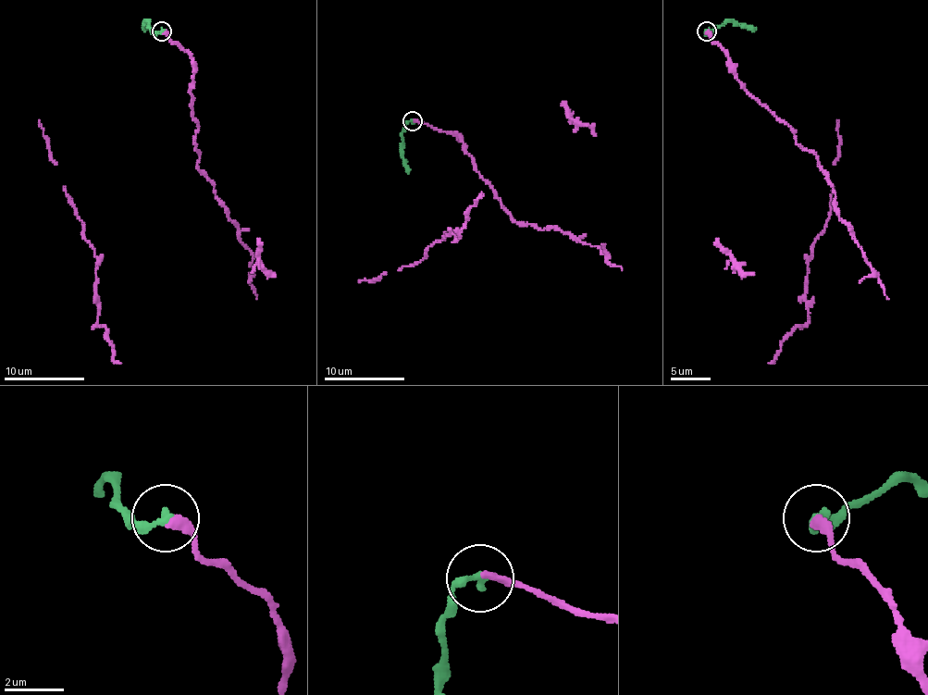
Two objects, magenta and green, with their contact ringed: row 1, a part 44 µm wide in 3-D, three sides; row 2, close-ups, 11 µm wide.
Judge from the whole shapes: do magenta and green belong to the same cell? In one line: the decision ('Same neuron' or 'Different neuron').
Same neuron

